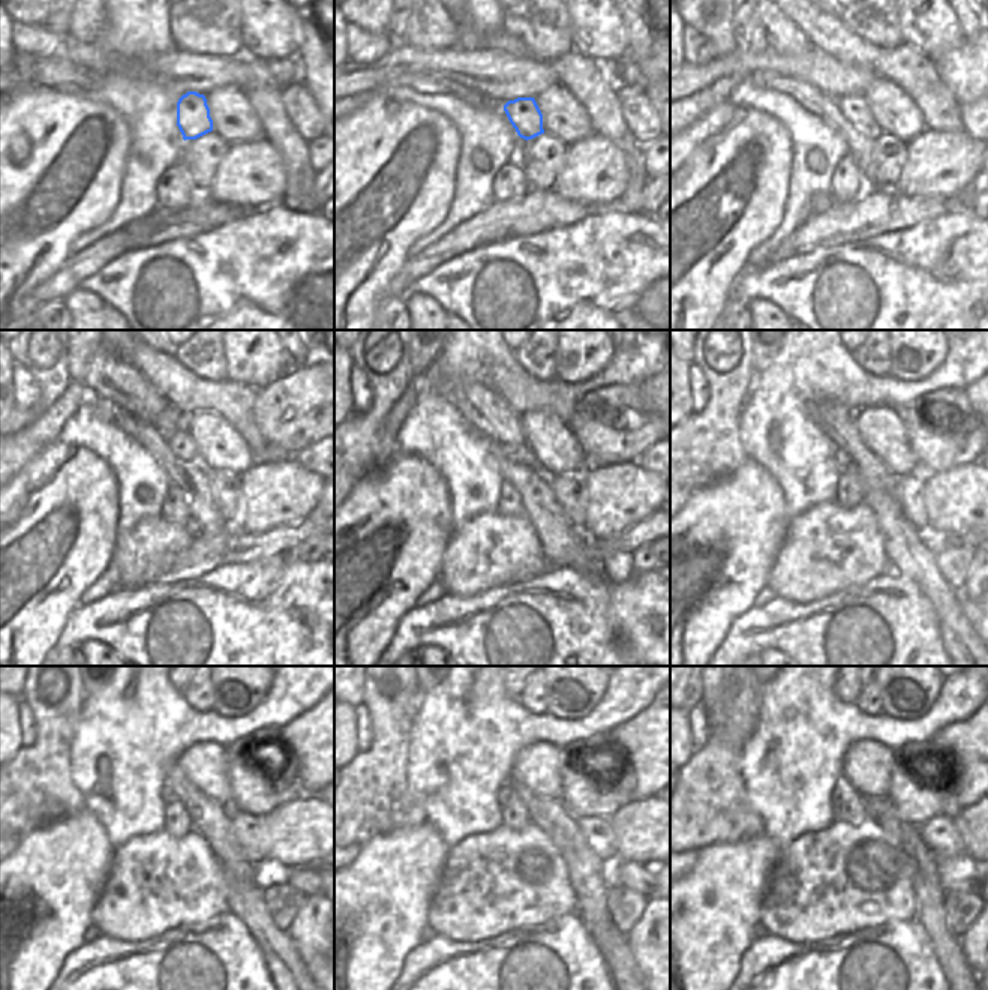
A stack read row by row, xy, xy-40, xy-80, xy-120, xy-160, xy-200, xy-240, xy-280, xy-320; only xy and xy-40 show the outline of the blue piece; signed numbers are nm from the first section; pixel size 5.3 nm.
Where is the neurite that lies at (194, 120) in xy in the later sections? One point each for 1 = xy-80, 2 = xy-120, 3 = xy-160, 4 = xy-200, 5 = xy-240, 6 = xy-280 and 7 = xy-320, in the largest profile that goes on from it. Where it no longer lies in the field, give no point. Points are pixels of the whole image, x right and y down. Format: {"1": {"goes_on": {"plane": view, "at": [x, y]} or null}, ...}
{"1": {"goes_on": {"plane": "xy-80", "at": [855, 110]}}, "2": {"goes_on": {"plane": "xy-120", "at": [180, 443]}}, "3": {"goes_on": {"plane": "xy-160", "at": [519, 453]}}, "4": {"goes_on": {"plane": "xy-200", "at": [843, 461]}}, "5": {"goes_on": {"plane": "xy-240", "at": [168, 795]}}, "6": {"goes_on": {"plane": "xy-280", "at": [505, 791]}}, "7": {"goes_on": {"plane": "xy-320", "at": [840, 792]}}}

